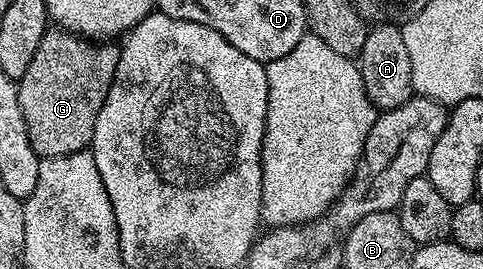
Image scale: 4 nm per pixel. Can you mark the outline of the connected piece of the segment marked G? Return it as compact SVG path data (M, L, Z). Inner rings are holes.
M60 27L45 30L35 59L31 59L17 82L19 107L23 107L27 135L38 157L62 157L92 146L95 119L99 119L99 111L115 79L120 54L120 48L113 43L91 41Z

